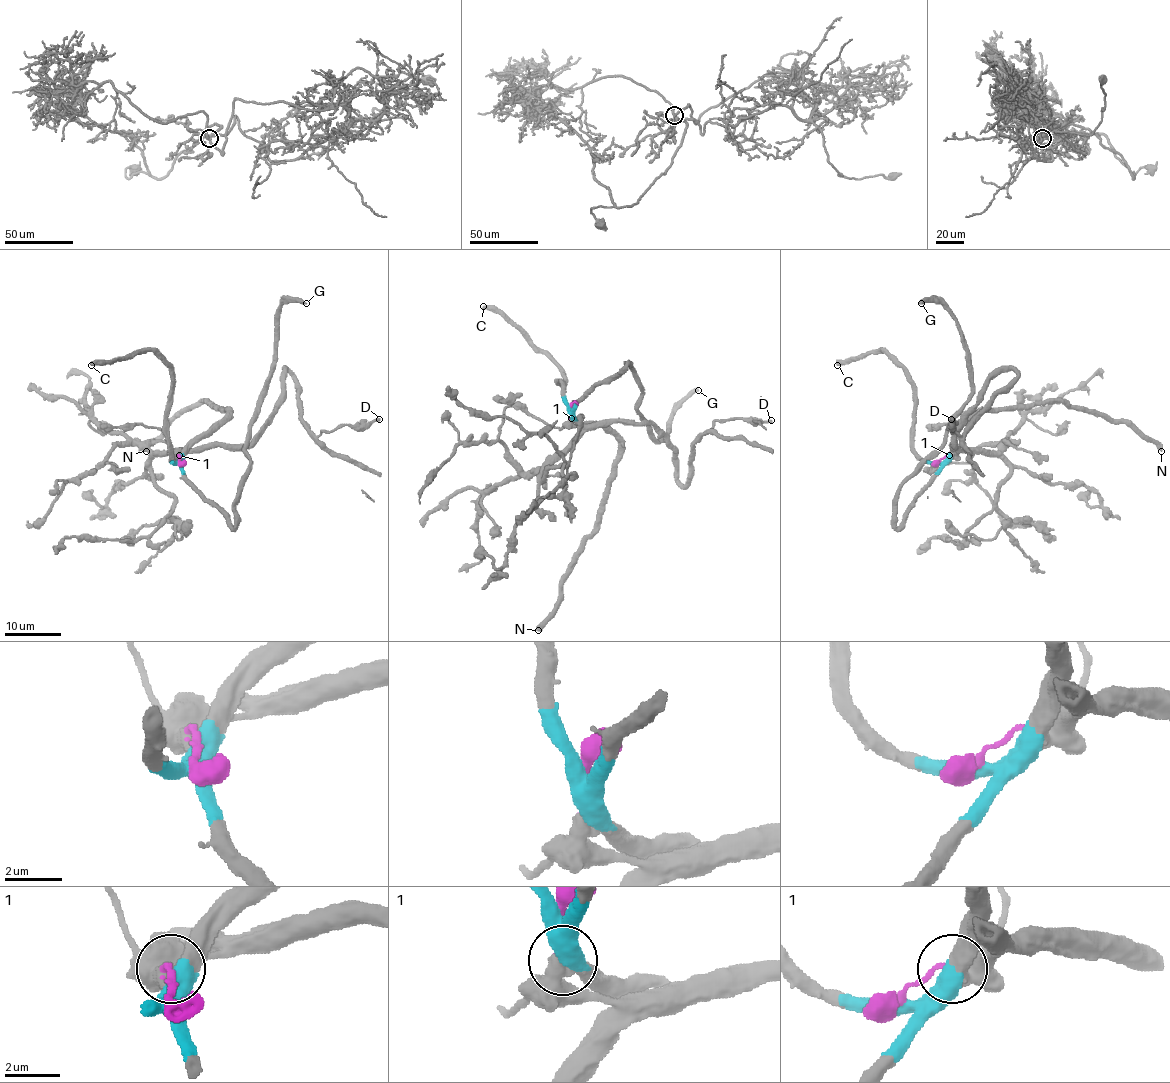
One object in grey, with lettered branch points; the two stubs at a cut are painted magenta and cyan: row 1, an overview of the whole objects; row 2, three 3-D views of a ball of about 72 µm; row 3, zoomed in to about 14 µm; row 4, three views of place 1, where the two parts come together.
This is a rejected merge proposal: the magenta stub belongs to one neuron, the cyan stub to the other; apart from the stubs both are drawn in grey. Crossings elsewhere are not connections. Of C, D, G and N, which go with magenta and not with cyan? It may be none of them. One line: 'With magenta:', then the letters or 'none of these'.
With magenta: D

